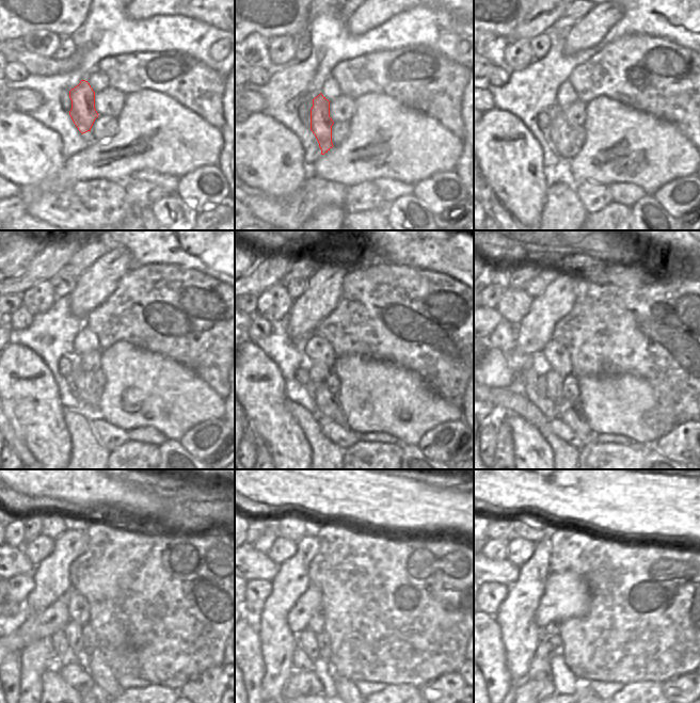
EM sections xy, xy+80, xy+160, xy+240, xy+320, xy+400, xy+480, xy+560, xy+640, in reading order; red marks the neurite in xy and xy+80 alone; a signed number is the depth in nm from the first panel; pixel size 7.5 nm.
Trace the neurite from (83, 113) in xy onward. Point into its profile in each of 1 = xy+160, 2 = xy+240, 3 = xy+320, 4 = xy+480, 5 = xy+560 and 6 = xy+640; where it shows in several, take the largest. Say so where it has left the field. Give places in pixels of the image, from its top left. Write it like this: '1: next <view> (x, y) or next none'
1: next xy+160 (559, 130)
2: next xy+240 (83, 381)
3: next xy+320 (328, 404)
4: next xy+480 (105, 680)
5: next xy+560 (344, 686)
6: next xy+640 (582, 686)

